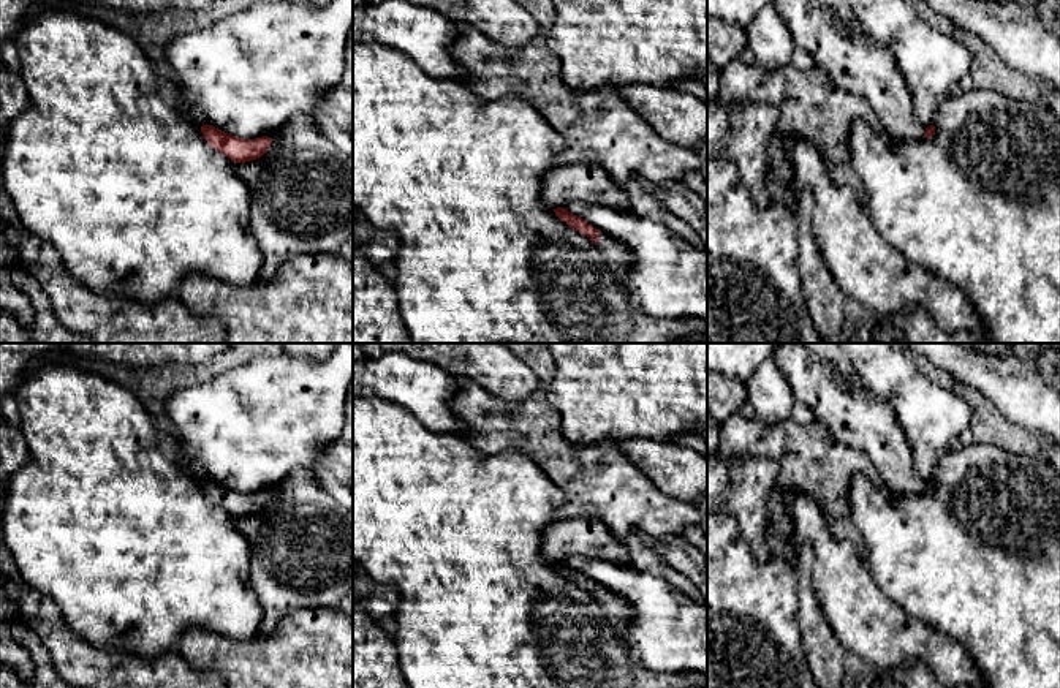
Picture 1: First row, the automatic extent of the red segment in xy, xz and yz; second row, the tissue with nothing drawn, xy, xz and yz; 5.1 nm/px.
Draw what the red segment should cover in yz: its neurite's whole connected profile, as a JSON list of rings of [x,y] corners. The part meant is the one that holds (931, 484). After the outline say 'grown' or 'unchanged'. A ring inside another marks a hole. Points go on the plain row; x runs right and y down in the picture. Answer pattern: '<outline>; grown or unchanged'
[[[780,343],[772,359],[796,402],[823,421],[842,444],[865,454],[884,489],[905,497],[935,489],[933,479],[926,482],[918,474],[910,441],[888,402],[842,376],[801,343]]]; grown

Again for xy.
[[[203,479],[201,487],[209,500],[226,509],[233,517],[253,516],[263,511],[272,498],[272,493],[267,490],[242,493],[212,479]]]; unchanged

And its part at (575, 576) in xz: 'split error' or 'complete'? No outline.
split error

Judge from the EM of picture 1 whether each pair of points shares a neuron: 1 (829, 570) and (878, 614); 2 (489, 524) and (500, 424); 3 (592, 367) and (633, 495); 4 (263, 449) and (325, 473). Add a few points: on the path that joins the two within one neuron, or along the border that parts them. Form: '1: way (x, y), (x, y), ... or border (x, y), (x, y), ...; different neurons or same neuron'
1: way (842, 582), (866, 606); same neuron
2: border (472, 440), (484, 453), (521, 451), (533, 462); different neurons
3: border (578, 443), (589, 445), (611, 440), (616, 446); different neurons
4: border (334, 440), (309, 468); different neurons

